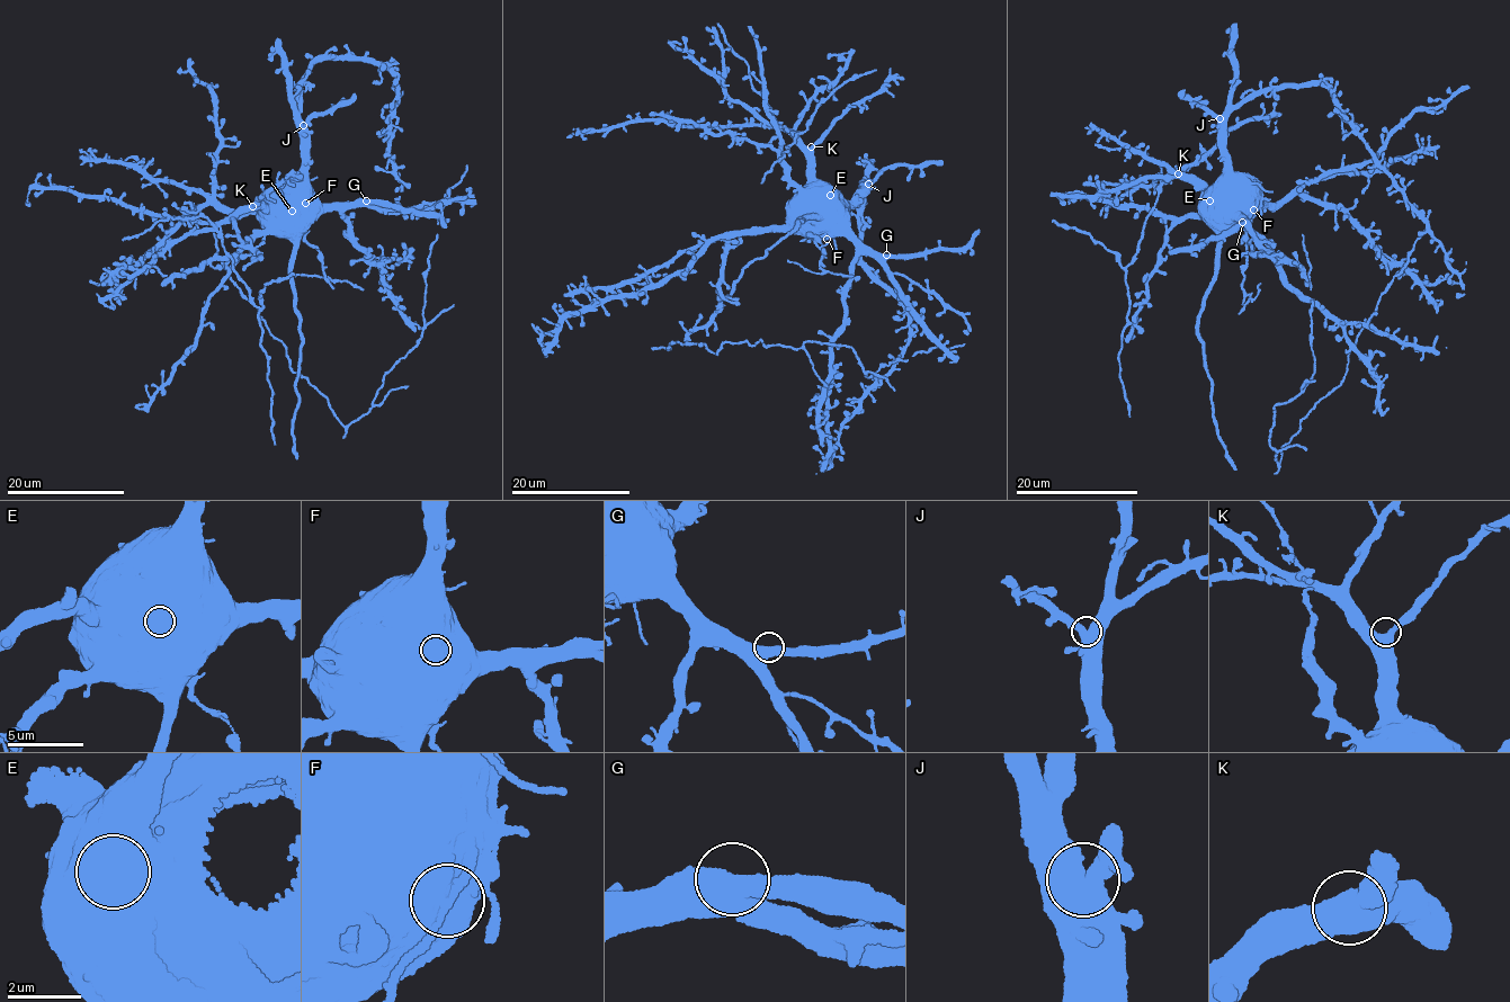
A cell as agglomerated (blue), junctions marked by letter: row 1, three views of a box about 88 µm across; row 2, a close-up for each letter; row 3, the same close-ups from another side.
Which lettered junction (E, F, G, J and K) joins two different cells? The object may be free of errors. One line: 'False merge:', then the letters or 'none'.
False merge: F

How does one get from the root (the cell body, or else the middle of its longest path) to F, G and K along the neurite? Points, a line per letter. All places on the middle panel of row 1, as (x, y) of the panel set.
F: (927, 327), (864, 245), (843, 235), (832, 234), (828, 239)
G: (927, 327), (893, 279), (885, 260), (886, 255)
K: (927, 327), (883, 265), (855, 236), (847, 215), (815, 178), (811, 146)

